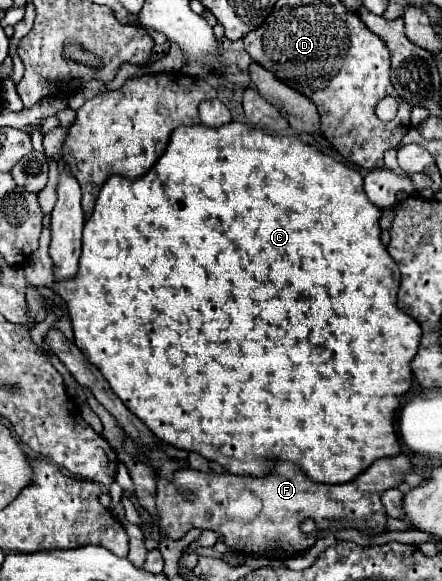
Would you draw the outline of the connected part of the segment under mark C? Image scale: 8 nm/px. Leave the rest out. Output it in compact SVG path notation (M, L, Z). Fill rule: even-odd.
M227 123L223 127L217 129L209 129L205 125L195 125L195 127L179 127L171 133L169 145L165 149L165 153L161 155L161 159L155 163L155 167L151 167L151 171L135 181L131 179L123 179L119 175L113 175L105 187L101 187L101 193L97 197L93 215L87 219L85 229L83 229L83 255L79 261L79 273L75 279L65 279L65 281L55 281L53 279L53 261L49 259L49 245L51 241L50 228L43 228L39 239L39 247L35 253L29 255L25 265L25 273L27 273L27 281L29 285L35 287L49 287L53 289L69 307L69 317L71 317L71 325L73 325L73 333L75 333L75 343L77 347L85 353L85 357L97 367L101 369L103 377L109 381L111 389L117 393L117 397L129 407L129 411L133 415L137 415L151 431L153 435L157 435L161 441L177 447L177 449L185 449L185 451L195 451L199 455L203 455L209 461L219 463L221 467L225 467L229 473L233 475L245 475L245 477L263 477L267 473L267 459L269 461L293 461L299 467L303 467L303 471L307 471L307 475L311 475L311 479L315 479L317 483L329 483L329 485L337 485L337 483L349 483L353 481L357 475L361 475L363 471L367 471L377 459L383 457L393 457L401 453L399 447L399 439L395 435L395 427L393 427L393 415L395 409L399 407L399 397L403 393L407 393L407 389L411 387L413 375L411 375L411 359L415 357L417 349L419 349L419 339L421 339L421 327L419 323L405 315L399 307L397 307L397 289L399 289L399 269L397 263L393 261L393 257L387 253L385 245L381 243L381 227L379 227L379 219L381 219L381 209L371 203L363 191L363 175L355 169L349 167L341 161L335 161L333 157L321 153L317 147L311 147L307 143L303 143L297 137L283 137L283 135L267 135L261 129L255 129L253 125L245 125L245 123Z

